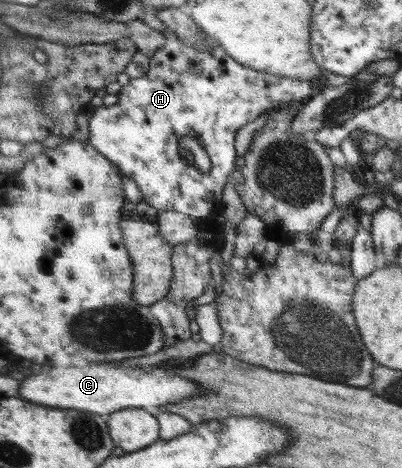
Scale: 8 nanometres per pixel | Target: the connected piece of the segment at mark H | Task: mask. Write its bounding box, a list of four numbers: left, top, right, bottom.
[88,26,314,219]

